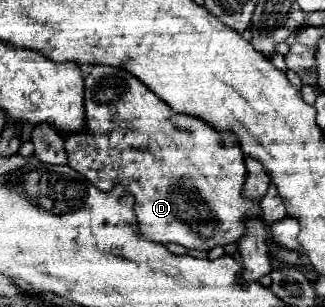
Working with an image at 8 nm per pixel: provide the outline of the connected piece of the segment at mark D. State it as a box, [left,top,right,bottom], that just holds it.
[65,66,263,252]

